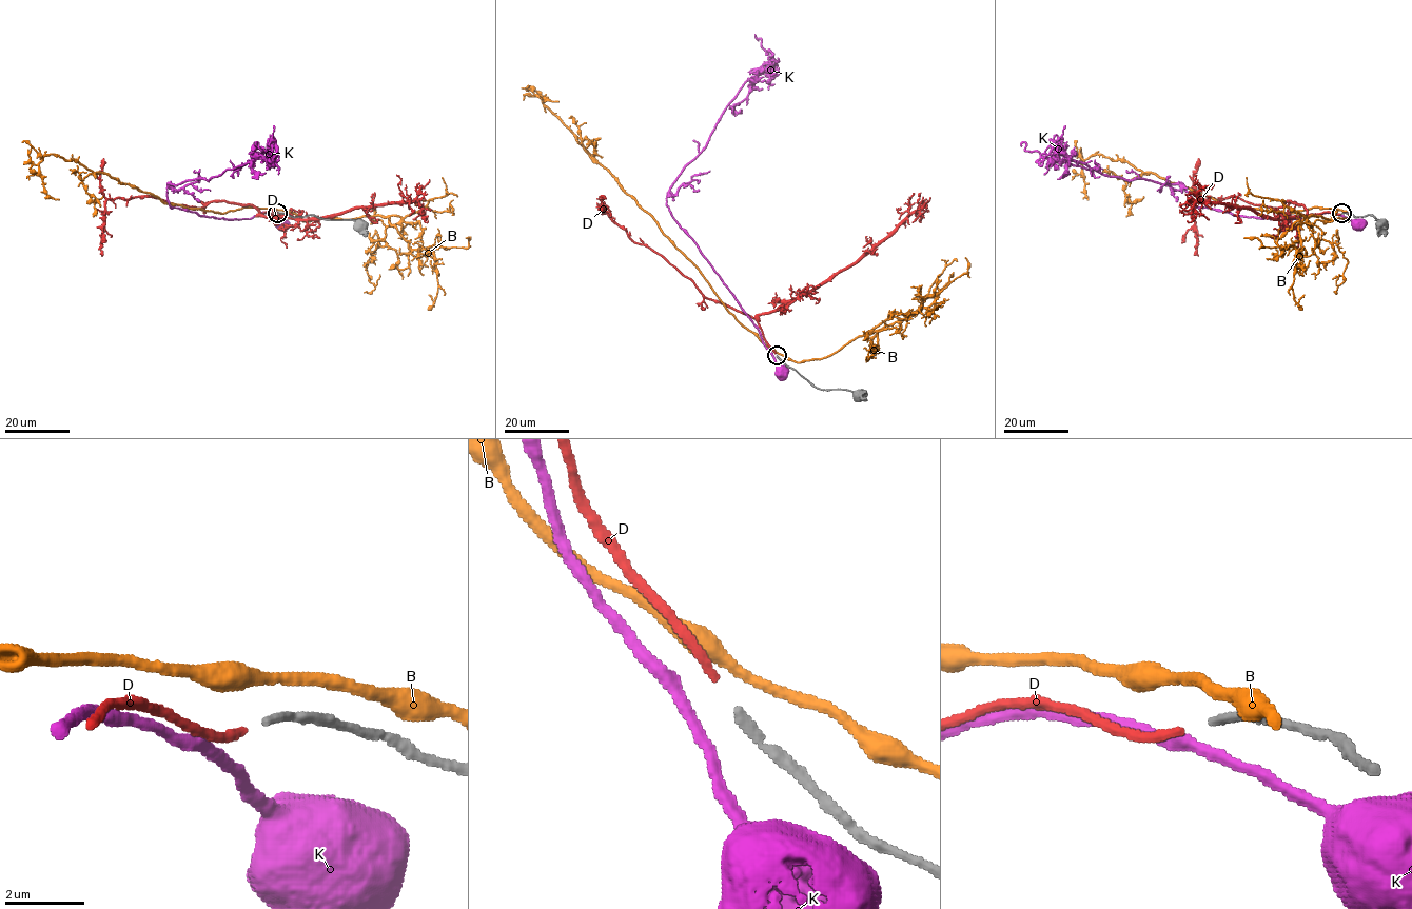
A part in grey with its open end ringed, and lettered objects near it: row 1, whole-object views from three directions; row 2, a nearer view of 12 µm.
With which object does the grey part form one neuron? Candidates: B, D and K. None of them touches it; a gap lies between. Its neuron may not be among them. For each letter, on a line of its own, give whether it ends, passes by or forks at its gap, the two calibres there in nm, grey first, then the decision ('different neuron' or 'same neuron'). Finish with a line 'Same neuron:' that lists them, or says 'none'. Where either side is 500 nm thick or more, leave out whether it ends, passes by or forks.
B: it passes by | 240/280 nm | different neuron
D: it ends | 240/220 nm | same neuron
K: it passes by | 240/280 nm | different neuron
Same neuron: D

